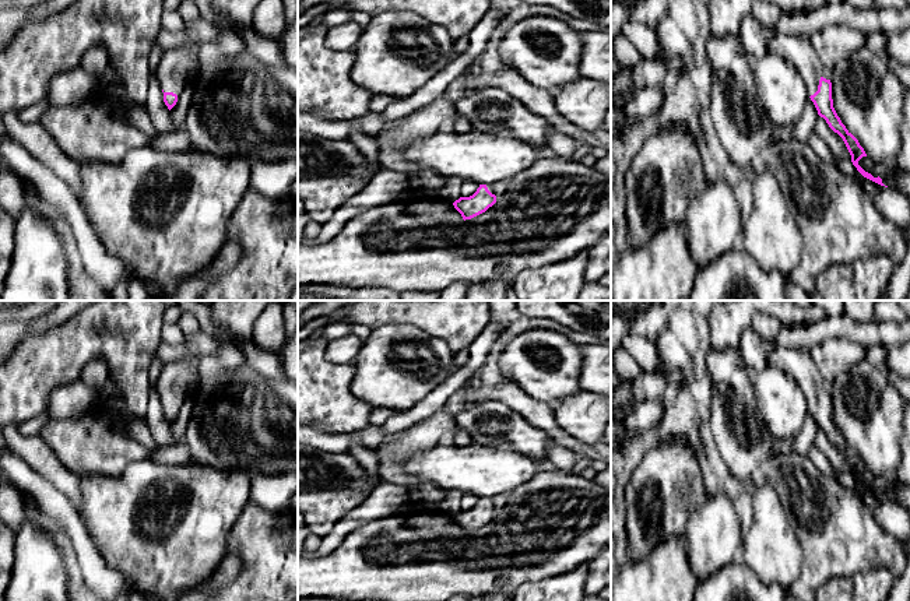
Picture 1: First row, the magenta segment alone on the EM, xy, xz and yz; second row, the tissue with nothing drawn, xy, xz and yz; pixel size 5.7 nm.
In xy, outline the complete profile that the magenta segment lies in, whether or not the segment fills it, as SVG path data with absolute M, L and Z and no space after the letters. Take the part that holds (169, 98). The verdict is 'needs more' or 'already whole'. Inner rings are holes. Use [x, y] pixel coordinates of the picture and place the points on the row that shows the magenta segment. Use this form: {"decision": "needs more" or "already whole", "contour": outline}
{"decision": "needs more", "contour": "M173 49L165 52L155 70L164 89L164 102L178 131L183 130L187 109L197 95L197 81L193 71L200 59L193 49Z"}

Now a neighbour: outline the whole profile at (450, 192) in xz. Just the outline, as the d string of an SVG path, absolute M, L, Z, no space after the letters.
M446 178L446 184L439 190L439 198L445 201L456 201L460 198L463 180L458 178Z

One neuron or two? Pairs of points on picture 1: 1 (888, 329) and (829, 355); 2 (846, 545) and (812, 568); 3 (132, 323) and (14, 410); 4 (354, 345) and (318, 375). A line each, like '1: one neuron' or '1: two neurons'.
1: two neurons
2: one neuron
3: one neuron
4: two neurons

